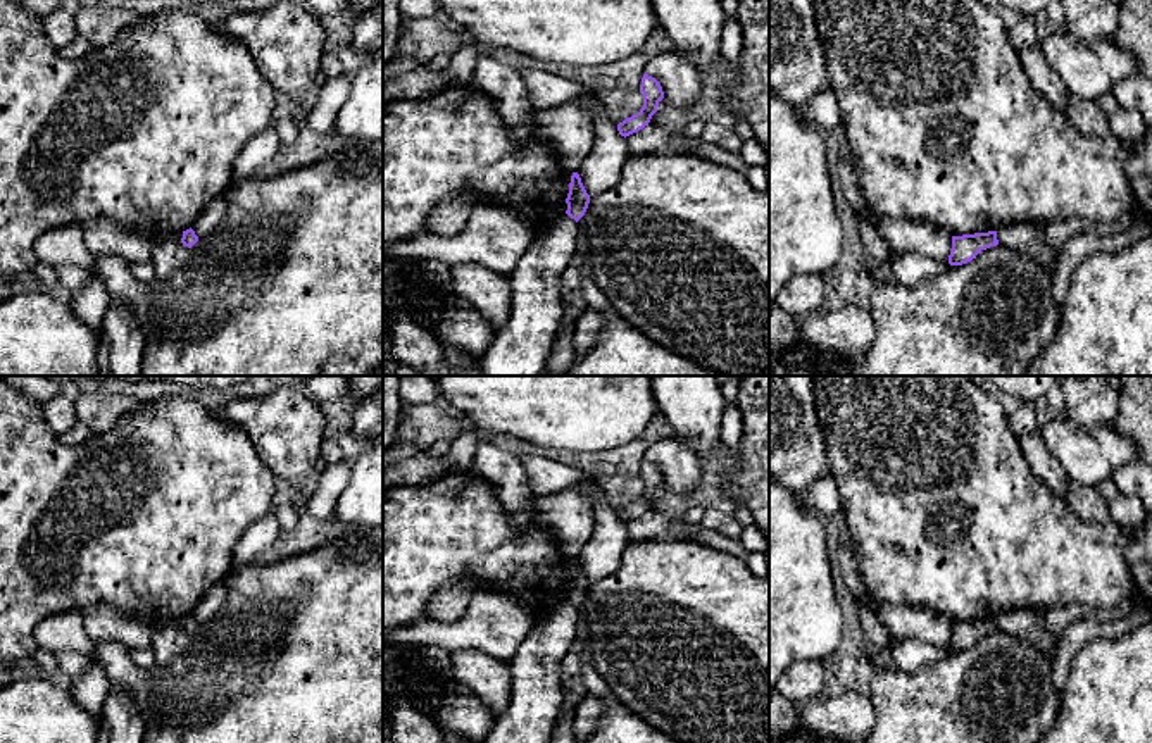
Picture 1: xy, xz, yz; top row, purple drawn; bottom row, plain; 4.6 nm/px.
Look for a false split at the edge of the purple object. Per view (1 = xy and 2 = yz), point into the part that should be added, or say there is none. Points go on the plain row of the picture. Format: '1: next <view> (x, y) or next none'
1: next none
2: next none

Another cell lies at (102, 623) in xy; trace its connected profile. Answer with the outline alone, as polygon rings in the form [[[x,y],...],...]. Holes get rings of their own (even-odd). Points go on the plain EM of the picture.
[[[95,605],[81,614],[85,629],[93,643],[114,640],[122,641],[129,650],[152,645],[155,631],[129,619],[114,605]]]

